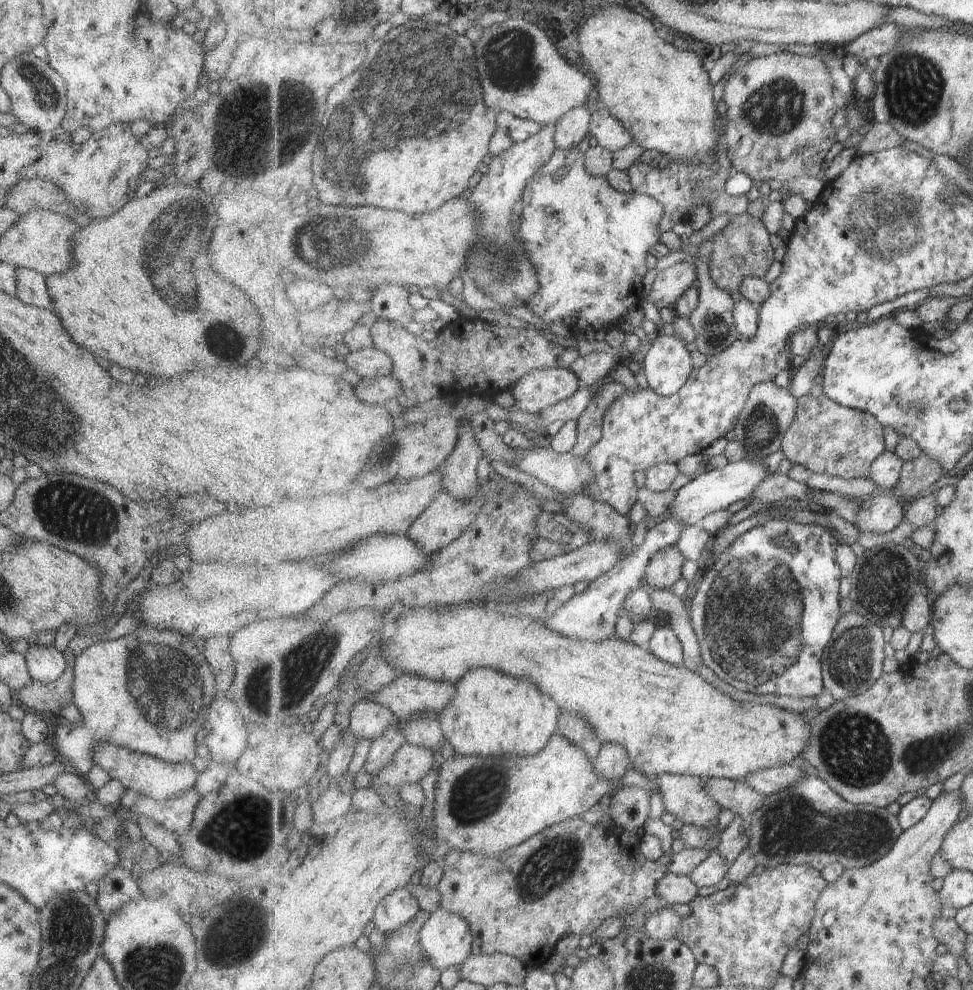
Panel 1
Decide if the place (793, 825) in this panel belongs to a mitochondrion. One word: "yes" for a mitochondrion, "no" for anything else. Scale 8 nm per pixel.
yes

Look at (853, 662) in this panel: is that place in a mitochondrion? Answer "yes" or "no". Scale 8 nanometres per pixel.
yes

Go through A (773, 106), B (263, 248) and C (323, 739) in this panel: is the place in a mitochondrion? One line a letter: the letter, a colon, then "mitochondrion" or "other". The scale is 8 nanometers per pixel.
A: mitochondrion
B: other
C: other

